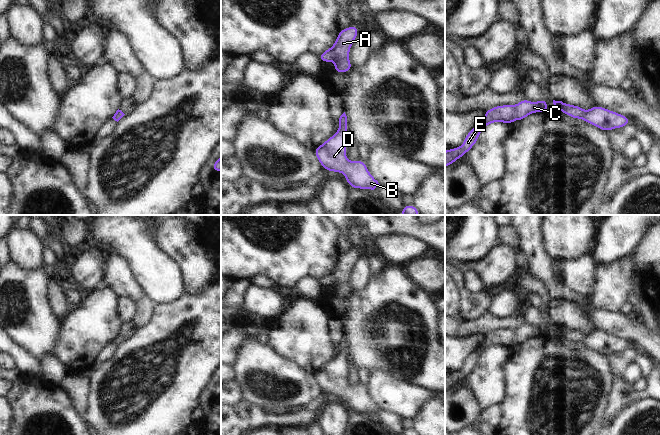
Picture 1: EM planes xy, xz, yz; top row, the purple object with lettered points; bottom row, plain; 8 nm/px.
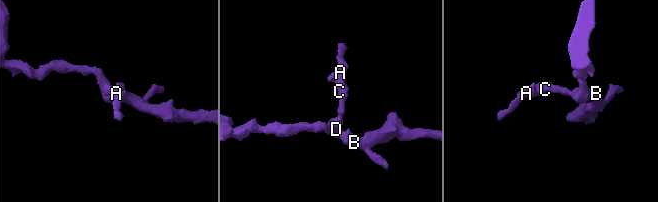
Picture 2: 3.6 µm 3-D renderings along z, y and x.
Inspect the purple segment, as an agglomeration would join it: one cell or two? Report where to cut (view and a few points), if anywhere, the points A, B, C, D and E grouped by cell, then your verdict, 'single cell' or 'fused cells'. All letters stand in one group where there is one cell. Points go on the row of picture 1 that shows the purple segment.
cut none; groups A B C D E; single cell

